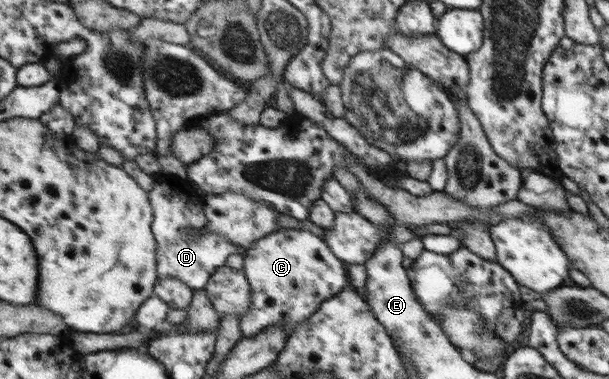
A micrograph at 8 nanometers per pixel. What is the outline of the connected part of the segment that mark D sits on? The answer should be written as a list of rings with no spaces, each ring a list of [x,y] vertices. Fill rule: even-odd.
[[[164,172],[158,176],[155,185],[155,190],[150,193],[150,196],[156,213],[153,229],[158,239],[160,277],[163,279],[175,277],[185,281],[193,289],[200,290],[208,285],[209,277],[225,265],[229,255],[248,255],[243,247],[233,245],[221,233],[212,231],[208,227],[204,201],[196,193],[195,185],[190,179],[175,173]]]

